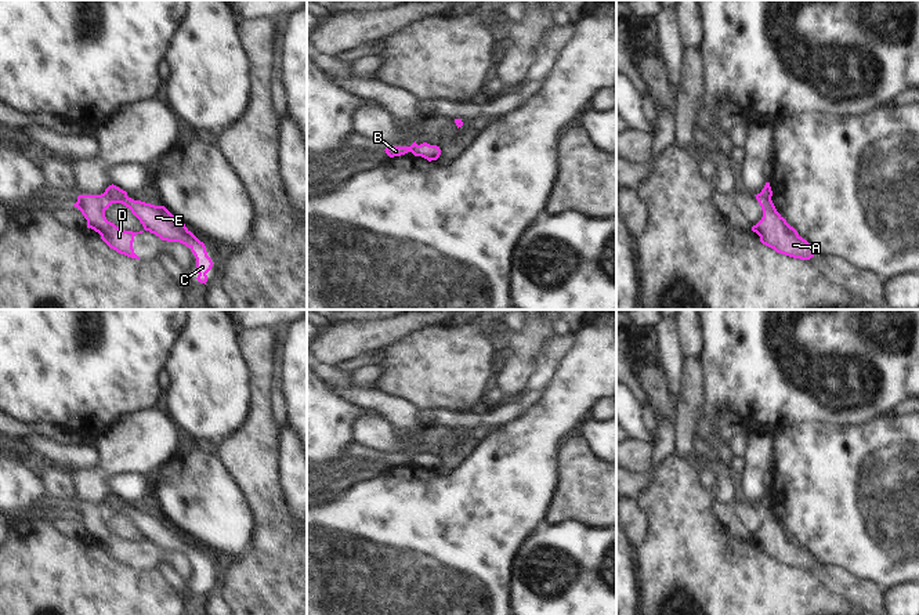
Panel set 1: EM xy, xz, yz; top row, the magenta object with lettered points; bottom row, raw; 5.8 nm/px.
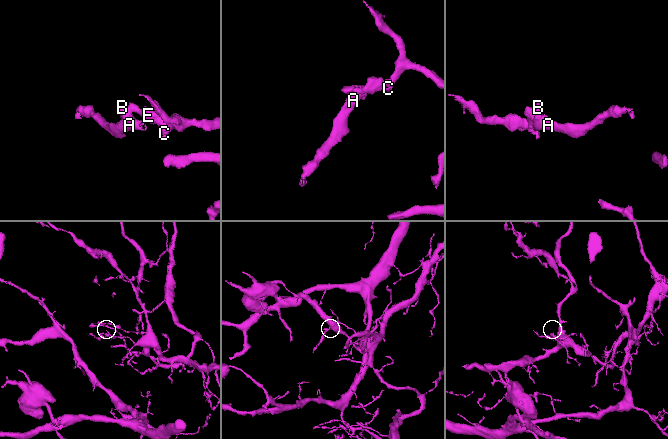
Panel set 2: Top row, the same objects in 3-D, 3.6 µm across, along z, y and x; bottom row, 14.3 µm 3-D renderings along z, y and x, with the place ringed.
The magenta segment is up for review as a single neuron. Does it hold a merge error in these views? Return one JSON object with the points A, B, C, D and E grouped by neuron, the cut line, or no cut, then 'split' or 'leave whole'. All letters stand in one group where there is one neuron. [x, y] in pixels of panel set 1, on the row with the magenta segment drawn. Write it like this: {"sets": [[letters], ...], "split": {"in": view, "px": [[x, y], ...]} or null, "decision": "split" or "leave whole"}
{"sets": [["A", "B", "D"], ["C", "E"]], "split": {"in": "xy", "px": [[104, 192], [112, 202]]}, "decision": "split"}

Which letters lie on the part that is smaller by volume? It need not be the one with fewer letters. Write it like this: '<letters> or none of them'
A, B, D

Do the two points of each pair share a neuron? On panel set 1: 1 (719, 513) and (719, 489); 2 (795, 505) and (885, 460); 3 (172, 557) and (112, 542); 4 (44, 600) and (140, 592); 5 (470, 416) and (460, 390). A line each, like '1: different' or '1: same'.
1: different
2: same
3: same
4: same
5: different

